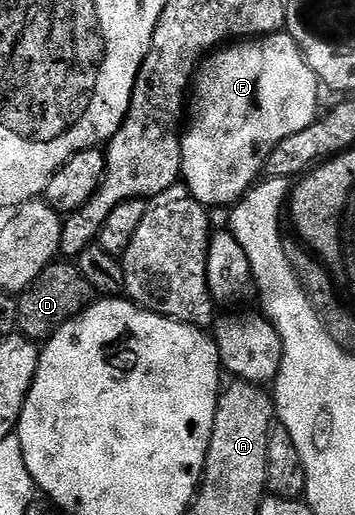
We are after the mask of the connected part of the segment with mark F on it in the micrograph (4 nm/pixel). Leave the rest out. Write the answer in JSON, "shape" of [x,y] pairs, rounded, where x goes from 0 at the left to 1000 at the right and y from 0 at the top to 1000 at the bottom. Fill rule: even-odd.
{"shape":[[[806,62],[749,66],[699,78],[668,78],[592,103],[555,130],[555,142],[538,161],[538,196],[527,206],[527,250],[510,272],[510,344],[518,361],[549,381],[549,388],[561,388],[583,404],[603,404],[600,400],[645,404],[676,392],[738,344],[746,313],[763,303],[769,283],[786,280],[786,272],[808,272],[808,264],[831,264],[831,256],[854,256],[854,249],[865,249],[893,235],[899,227],[893,167],[899,169],[899,153],[890,136],[870,130],[870,118],[856,113],[848,89]]]}

